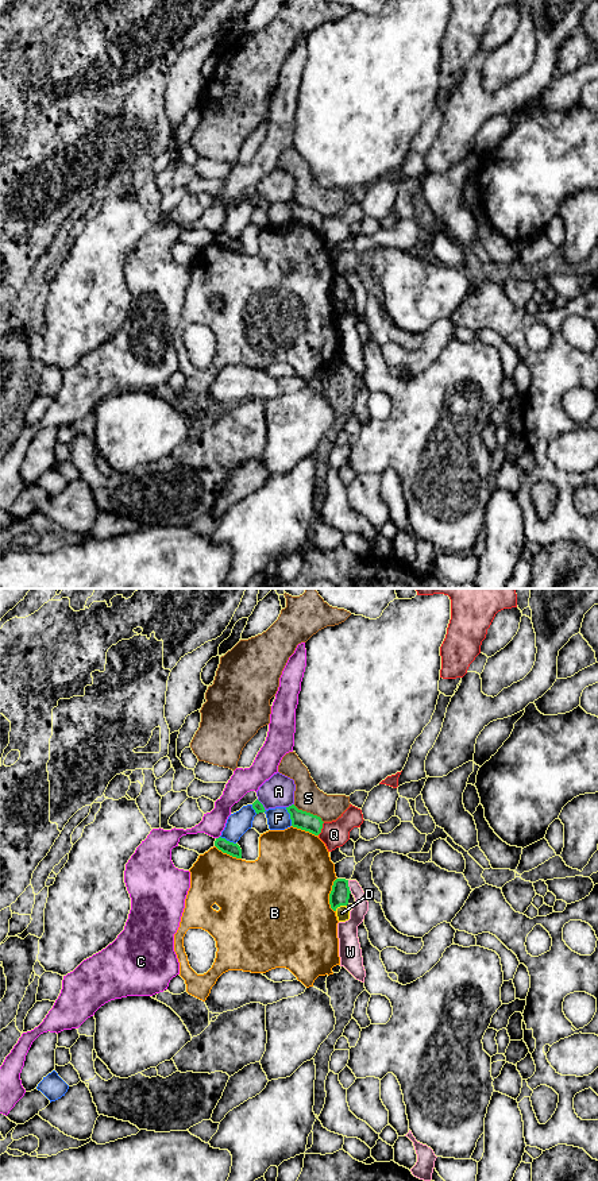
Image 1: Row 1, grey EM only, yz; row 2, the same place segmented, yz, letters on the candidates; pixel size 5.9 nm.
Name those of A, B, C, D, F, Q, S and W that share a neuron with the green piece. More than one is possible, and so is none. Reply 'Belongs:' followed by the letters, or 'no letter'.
Belongs: no letter

